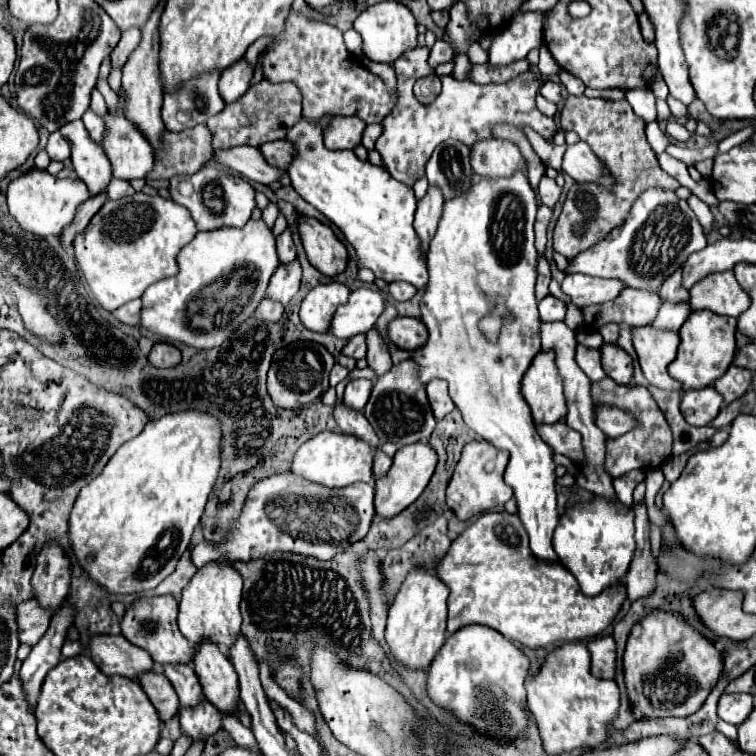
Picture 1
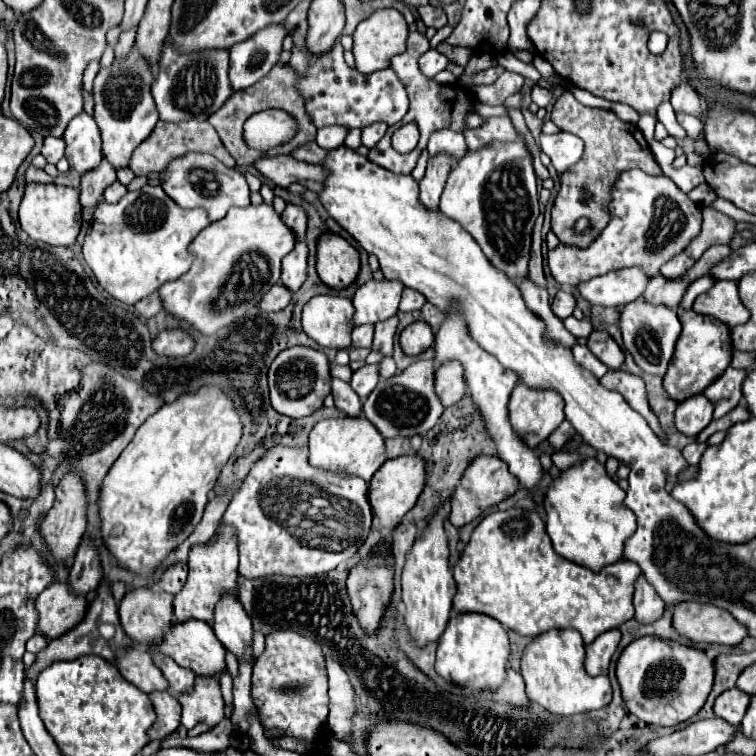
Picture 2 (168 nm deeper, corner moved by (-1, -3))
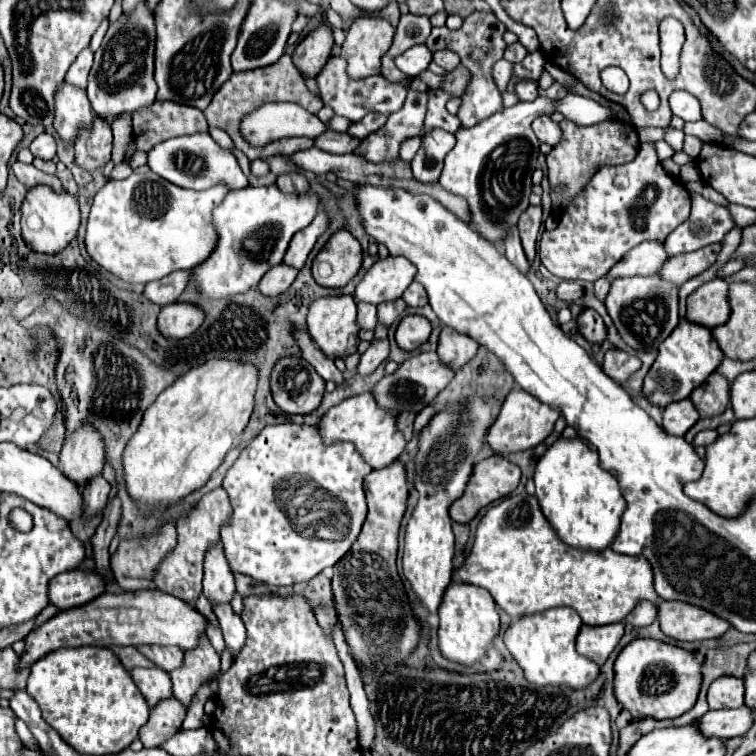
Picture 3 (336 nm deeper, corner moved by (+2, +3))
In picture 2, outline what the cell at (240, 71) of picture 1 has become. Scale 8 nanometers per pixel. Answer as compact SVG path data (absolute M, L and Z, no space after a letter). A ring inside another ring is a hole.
M267 27L267 31L259 31L259 35L253 35L247 39L247 43L237 43L229 53L231 53L231 69L229 69L229 81L233 91L241 91L257 83L261 77L265 77L273 65L279 59L281 53L281 43L283 37L287 35L285 27Z

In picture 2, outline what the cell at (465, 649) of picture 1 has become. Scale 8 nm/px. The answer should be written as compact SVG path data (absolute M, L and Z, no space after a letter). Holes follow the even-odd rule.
M451 615L445 633L439 639L437 647L437 675L445 677L455 685L471 685L475 681L475 691L497 691L505 677L509 665L509 637L501 623L487 619L487 615Z

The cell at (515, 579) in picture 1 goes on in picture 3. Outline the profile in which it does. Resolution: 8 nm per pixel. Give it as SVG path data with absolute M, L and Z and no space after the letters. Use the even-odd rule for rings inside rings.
M526 493L506 497L486 511L486 515L478 525L474 547L466 557L464 565L454 571L454 579L488 589L496 605L502 607L512 619L568 605L578 611L582 623L586 625L610 625L622 621L636 607L638 601L642 599L658 601L658 595L654 591L652 565L648 563L646 557L618 555L610 547L602 551L590 551L566 545L544 517L538 499Z

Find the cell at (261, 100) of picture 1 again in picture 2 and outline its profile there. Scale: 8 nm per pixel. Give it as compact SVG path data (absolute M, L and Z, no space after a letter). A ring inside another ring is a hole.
M275 65L273 71L269 71L261 81L257 81L255 85L251 85L251 87L239 91L239 93L233 93L233 95L227 99L227 103L225 103L215 115L209 117L209 123L215 127L215 131L219 133L219 137L221 137L221 141L223 141L225 149L231 153L231 157L237 161L239 167L241 167L241 165L251 165L251 163L253 163L255 159L259 159L259 157L275 157L275 155L283 155L283 153L287 155L287 153L291 153L295 147L299 147L299 143L307 143L307 141L313 141L313 139L315 139L315 125L311 123L311 119L309 119L307 113L305 113L305 103L303 103L299 91L295 89L295 79L297 79L297 73L295 73L289 65ZM263 109L283 109L283 111L287 111L291 117L295 117L295 121L297 121L297 125L299 125L295 137L293 137L291 141L287 141L287 143L283 143L283 145L279 145L279 147L267 149L267 151L257 151L257 149L247 147L247 143L245 143L245 139L243 139L243 125L245 125L245 121L247 121L251 115L255 115L255 113L259 113L259 111L263 111Z

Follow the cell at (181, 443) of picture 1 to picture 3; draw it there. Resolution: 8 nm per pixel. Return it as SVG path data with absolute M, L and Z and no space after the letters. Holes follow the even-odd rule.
M220 357L192 367L160 393L124 451L126 489L144 513L152 505L176 503L210 479L254 411L256 385L254 365Z

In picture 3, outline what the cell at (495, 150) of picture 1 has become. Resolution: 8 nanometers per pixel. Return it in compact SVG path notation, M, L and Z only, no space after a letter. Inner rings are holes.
M476 11L476 13L470 13L464 19L460 29L452 31L448 27L432 27L432 33L426 39L426 47L432 53L436 53L440 49L450 49L450 51L460 55L462 65L470 71L470 83L466 85L466 91L460 97L462 105L458 109L458 119L460 119L462 127L474 127L476 123L484 121L492 113L500 111L500 107L502 107L500 91L498 91L498 87L496 87L496 83L492 79L492 67L504 55L504 49L506 49L506 43L502 39L504 31L506 31L506 27L496 19L494 13Z

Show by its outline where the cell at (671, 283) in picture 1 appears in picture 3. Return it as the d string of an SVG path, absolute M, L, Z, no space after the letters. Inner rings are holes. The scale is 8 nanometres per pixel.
M692 193L692 213L688 221L678 225L664 241L668 255L696 251L710 243L720 243L722 237L734 227L726 207L706 201L702 195Z

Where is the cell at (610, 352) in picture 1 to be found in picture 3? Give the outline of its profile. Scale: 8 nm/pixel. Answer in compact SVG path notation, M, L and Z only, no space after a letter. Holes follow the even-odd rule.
M582 309L576 319L576 327L590 343L602 343L606 339L606 325L594 309Z

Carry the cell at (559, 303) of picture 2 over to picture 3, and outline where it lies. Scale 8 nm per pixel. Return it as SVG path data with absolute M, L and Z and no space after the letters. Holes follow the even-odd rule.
M562 281L558 285L558 297L566 303L574 303L578 301L580 297L584 297L584 287L576 281Z

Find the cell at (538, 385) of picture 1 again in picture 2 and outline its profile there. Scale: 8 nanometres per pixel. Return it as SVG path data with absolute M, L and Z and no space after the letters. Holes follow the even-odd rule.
M519 383L509 399L509 419L525 443L535 449L563 423L563 407L565 403L557 391L529 389Z

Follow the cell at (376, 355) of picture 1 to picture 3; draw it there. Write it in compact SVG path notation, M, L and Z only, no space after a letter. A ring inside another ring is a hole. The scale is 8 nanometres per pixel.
M394 299L394 301L384 301L378 305L378 319L386 325L392 325L392 321L406 309L408 305L404 299Z

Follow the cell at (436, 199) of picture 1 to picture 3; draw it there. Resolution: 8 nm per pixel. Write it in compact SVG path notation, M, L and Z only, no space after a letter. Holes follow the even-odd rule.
M444 129L422 133L422 145L412 159L412 171L418 181L438 181L444 157L454 147L454 135Z

